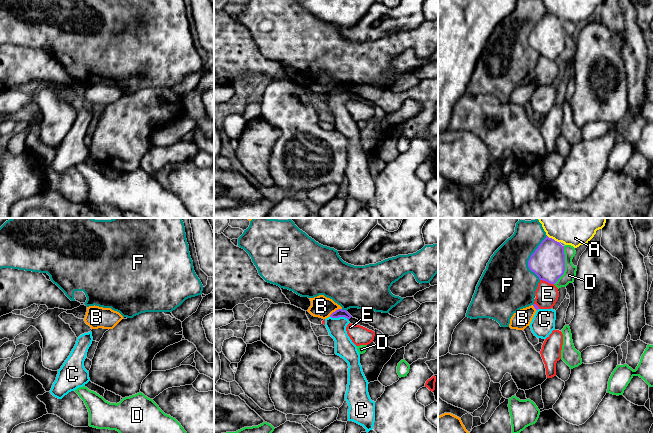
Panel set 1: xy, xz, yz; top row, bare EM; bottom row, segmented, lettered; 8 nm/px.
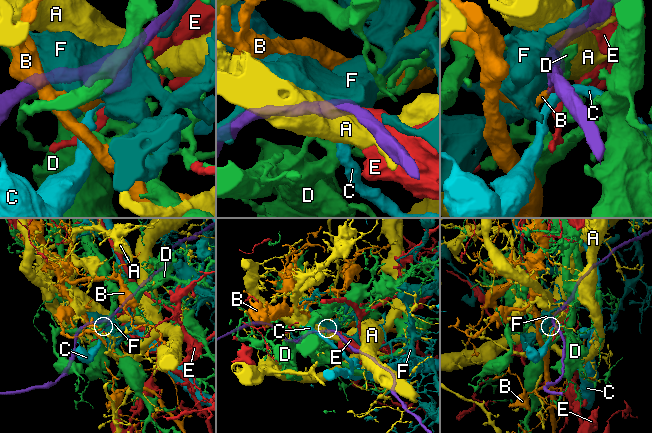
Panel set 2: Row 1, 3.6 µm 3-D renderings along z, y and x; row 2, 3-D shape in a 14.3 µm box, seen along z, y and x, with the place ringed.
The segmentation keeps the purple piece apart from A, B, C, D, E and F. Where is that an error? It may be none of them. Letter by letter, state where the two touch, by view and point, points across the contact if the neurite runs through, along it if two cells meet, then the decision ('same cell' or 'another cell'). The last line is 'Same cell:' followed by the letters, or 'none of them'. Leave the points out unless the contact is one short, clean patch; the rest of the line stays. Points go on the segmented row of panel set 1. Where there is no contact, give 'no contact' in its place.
A: yz (553, 239) | another cell
B: xz (335, 311) | along xz (341, 308), (338, 308), (329, 316) | another cell
C: xz (339, 316) | along xz (330, 316), (345, 317), (348, 320) | another cell
D: yz (564, 265) | another cell
E: yz (547, 281) | another cell
F: yz (530, 257) | another cell
Same cell: none of them

